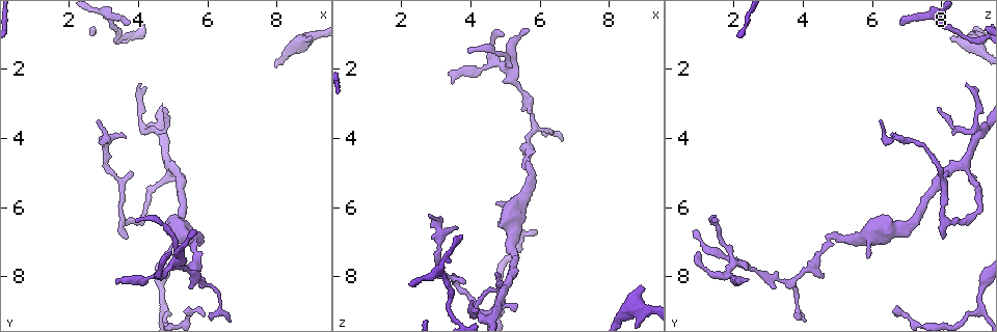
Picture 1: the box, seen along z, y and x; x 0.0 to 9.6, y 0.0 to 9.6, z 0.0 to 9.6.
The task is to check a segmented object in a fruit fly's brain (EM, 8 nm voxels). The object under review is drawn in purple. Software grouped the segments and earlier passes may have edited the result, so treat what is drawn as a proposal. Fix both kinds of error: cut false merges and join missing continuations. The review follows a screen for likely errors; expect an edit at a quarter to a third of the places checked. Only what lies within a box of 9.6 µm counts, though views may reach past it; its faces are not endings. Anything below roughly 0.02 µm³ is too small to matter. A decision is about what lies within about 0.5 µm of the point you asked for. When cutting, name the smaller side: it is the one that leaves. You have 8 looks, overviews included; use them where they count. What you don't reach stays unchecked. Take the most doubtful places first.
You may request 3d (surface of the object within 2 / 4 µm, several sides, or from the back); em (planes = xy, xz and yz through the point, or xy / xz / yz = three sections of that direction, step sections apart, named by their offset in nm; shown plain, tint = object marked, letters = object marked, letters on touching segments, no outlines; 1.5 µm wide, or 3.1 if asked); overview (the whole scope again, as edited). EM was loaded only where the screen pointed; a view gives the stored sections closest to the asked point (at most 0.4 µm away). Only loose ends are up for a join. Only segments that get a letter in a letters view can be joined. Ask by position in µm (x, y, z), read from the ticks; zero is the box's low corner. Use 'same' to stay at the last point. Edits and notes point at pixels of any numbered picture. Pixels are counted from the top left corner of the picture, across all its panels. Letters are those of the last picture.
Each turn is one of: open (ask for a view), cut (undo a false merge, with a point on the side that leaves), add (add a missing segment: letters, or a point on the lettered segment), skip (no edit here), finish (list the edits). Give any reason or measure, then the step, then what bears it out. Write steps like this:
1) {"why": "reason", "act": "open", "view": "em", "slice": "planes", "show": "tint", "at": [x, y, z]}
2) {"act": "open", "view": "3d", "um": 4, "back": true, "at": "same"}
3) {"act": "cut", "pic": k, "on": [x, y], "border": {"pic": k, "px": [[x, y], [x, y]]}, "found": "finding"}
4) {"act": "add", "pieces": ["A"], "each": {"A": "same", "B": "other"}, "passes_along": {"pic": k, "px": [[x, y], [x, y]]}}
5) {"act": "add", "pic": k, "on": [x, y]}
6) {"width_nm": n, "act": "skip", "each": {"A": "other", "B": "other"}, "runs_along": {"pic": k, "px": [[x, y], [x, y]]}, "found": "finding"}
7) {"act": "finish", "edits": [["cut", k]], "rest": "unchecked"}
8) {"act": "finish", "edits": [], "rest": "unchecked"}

{"why": "branch stops here", "act": "open", "view": "em", "slice": "planes", "show": "tint", "at": [3.75, 0.65, 6.75]}

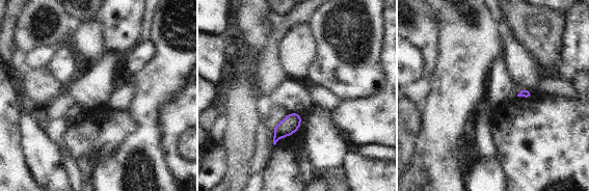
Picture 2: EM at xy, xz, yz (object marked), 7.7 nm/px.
{"why": "what lies round it", "act": "open", "view": "em", "slice": "planes", "show": "letters", "at": "same"}

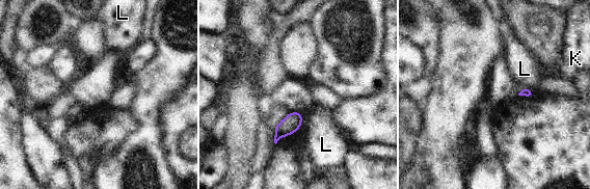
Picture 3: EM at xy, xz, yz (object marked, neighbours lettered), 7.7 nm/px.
{"act": "skip", "each": {"K": "other", "L": "other"}, "border": {"pic": 3, "px": [[518, 93], [523, 89], [532, 93]]}, "found": "none of them fits"}

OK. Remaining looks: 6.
{"act": "open", "view": "em", "slice": "planes", "show": "tint", "at": [8.95, 1.05, 8.30]}

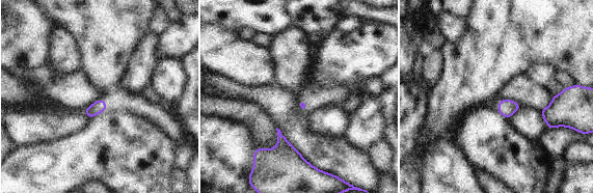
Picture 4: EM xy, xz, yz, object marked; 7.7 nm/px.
{"act": "open", "view": "em", "slice": "planes", "show": "letters", "at": "same"}

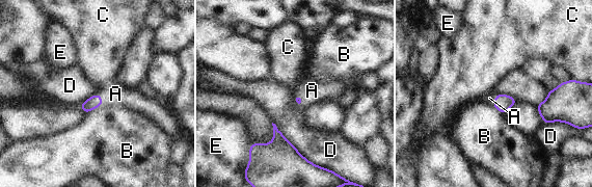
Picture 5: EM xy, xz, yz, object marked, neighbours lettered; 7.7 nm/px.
{"act": "add", "pieces": ["A"], "each": {"A": "same", "B": "other", "C": "other", "D": "other", "E": "other"}, "passes_along": {"pic": 5, "px": [[298, 100], [301, 97], [312, 90]]}, "found": "it goes on there"}

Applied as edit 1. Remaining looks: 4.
{"act": "open", "view": "overview"}

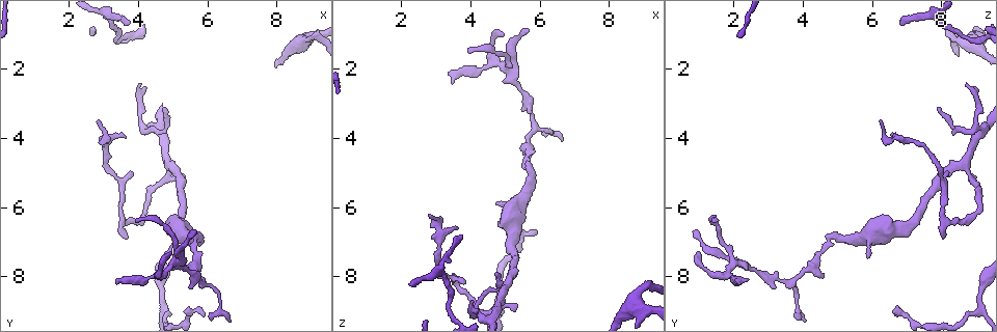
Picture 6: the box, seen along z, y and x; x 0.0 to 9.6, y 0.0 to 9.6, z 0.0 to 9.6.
{"why": "free end", "act": "open", "view": "em", "slice": "xy", "step": 8, "show": "letters", "at": [5.40, 5.15, 8.85]}

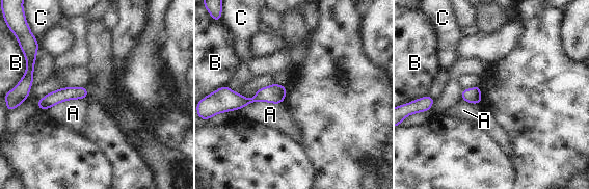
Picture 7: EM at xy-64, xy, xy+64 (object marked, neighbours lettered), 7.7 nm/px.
{"act": "skip", "each": {"A": "other", "B": "other", "C": "other"}, "border": {"pic": 7, "px": [[283, 102], [252, 102], [239, 110]]}, "found": "no lettered segment goes on from it"}

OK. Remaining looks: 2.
{"why": "sharp bend", "act": "open", "view": "3d", "um": 4, "at": [5.65, 6.85, 5.50]}

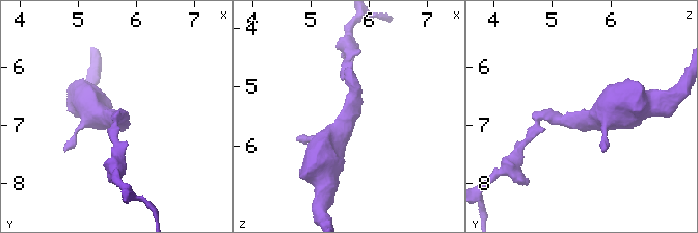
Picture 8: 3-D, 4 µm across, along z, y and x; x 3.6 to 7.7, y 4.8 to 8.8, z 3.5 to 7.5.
{"arm_widths_nm": [220, 500], "why": "need the tissue", "act": "open", "view": "em", "slice": "planes", "show": "letters", "at": [5.60, 6.90, 5.50]}

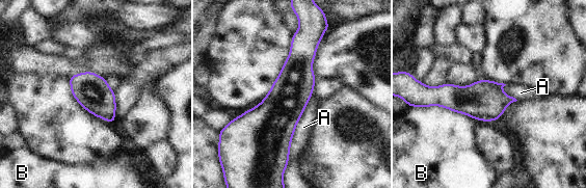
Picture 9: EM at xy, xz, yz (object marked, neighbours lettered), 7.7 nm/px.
{"longest_contact_nm": ["B", 550], "act": "skip", "each": {"A": "other", "B": "other"}, "runs_along": {"pic": 9, "px": [[303, 20], [287, 143]]}, "found": "continuous, no second neuron"}

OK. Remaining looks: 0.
{"act": "finish", "edits": [["add", 5]], "rest": "unchecked"}

